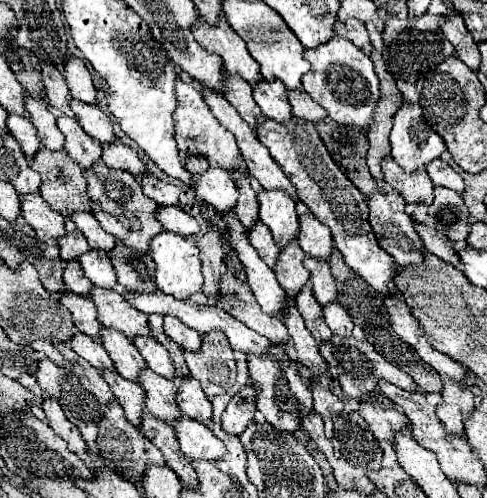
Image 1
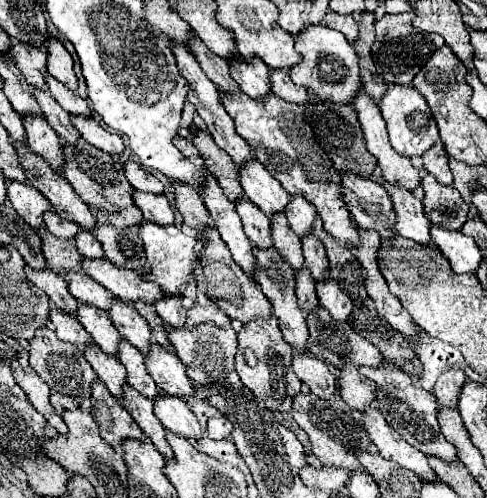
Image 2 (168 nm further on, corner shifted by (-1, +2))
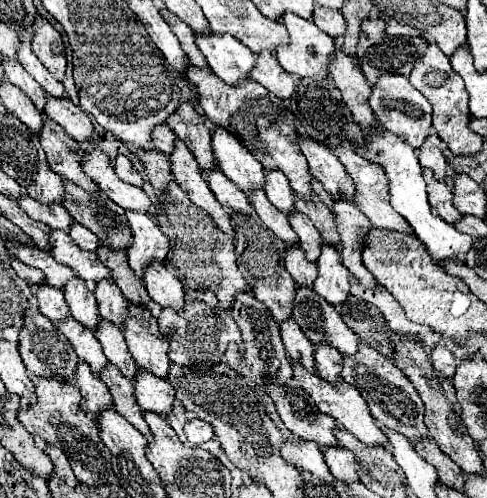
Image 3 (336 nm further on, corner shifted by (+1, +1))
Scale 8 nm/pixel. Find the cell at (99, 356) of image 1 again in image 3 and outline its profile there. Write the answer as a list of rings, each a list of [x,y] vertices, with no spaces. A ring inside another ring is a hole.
[[[48,283],[36,285],[36,299],[38,299],[40,313],[44,313],[50,321],[58,323],[60,319],[70,317],[64,295],[62,295],[62,291],[56,291],[56,287],[52,287]]]

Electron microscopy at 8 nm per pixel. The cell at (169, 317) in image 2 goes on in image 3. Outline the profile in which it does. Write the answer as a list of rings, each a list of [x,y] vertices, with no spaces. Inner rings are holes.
[[[150,263],[144,271],[144,285],[154,303],[160,307],[174,307],[182,311],[184,307],[184,289],[182,281],[174,277],[162,263]]]

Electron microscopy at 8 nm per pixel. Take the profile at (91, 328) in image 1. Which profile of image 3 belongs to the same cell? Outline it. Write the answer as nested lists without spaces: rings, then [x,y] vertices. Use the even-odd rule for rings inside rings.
[[[10,259],[10,265],[12,269],[18,273],[18,277],[22,277],[24,281],[32,283],[32,285],[38,285],[38,283],[44,283],[44,273],[40,269],[34,269],[30,265],[24,265],[22,261],[18,259]]]

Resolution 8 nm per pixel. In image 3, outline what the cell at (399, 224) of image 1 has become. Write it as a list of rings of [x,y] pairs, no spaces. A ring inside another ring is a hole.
[[[300,133],[300,149],[308,159],[310,173],[334,199],[348,199],[354,195],[352,179],[344,171],[342,163],[324,145],[318,145],[308,135]]]

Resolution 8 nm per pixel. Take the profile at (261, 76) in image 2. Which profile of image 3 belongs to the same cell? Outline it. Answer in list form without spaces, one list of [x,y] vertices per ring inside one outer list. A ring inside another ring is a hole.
[[[194,33],[194,39],[212,73],[226,83],[238,83],[248,77],[248,71],[254,67],[254,53],[240,41],[232,39],[232,35]]]

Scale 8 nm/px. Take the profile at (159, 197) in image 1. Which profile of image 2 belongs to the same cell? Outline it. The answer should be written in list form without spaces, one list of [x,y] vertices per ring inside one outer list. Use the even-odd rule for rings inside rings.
[[[128,160],[124,164],[124,174],[126,174],[128,182],[134,186],[134,190],[152,192],[152,194],[162,194],[164,192],[164,184],[154,174],[140,168],[140,164],[136,164],[136,162]]]

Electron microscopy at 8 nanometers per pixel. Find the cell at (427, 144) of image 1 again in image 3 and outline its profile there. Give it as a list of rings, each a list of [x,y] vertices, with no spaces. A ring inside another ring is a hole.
[[[382,75],[378,79],[378,83],[372,87],[368,103],[370,103],[376,119],[380,121],[380,125],[386,127],[388,131],[396,133],[404,143],[412,145],[414,149],[418,149],[424,143],[424,139],[428,137],[430,125],[432,125],[432,105],[418,89],[412,87],[412,83],[406,77]]]

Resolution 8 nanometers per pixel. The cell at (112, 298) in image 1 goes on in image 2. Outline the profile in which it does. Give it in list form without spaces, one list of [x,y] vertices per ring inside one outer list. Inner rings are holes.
[[[84,272],[66,274],[66,282],[70,288],[70,294],[74,294],[74,298],[78,298],[82,304],[94,306],[98,310],[110,310],[110,306],[116,302],[114,294],[110,294],[104,286],[98,286],[98,282],[94,282]]]

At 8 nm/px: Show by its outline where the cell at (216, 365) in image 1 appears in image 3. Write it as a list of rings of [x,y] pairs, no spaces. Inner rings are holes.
[[[186,289],[184,295],[184,311],[174,313],[172,307],[164,307],[158,315],[158,325],[164,335],[170,335],[170,329],[176,329],[174,335],[170,335],[170,361],[180,365],[198,365],[202,361],[216,363],[222,359],[228,343],[240,341],[240,329],[236,321],[230,317],[228,311],[222,311],[218,307],[216,295],[212,291],[198,291],[198,289]]]

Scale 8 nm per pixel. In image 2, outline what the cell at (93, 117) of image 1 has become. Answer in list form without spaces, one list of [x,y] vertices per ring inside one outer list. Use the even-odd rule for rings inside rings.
[[[46,74],[46,82],[48,82],[48,88],[50,88],[50,94],[54,96],[54,100],[62,108],[66,108],[66,112],[70,112],[72,116],[88,116],[88,118],[92,118],[92,112],[90,112],[86,100],[82,100],[76,92],[66,88],[62,82],[58,82],[50,74]]]

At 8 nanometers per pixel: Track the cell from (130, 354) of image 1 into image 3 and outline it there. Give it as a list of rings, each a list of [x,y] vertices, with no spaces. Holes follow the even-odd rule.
[[[80,277],[72,279],[72,283],[64,285],[62,293],[64,293],[64,299],[68,303],[68,309],[70,309],[72,317],[94,331],[96,325],[100,323],[100,317],[98,317],[98,307],[96,307],[94,293],[88,291],[84,279],[80,279]]]

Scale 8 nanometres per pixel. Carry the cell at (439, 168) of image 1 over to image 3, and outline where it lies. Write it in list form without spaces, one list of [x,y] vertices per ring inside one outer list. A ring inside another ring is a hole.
[[[430,133],[428,139],[418,149],[418,159],[422,167],[428,167],[434,171],[434,179],[442,181],[446,177],[446,159],[440,151],[440,137],[436,133]]]

